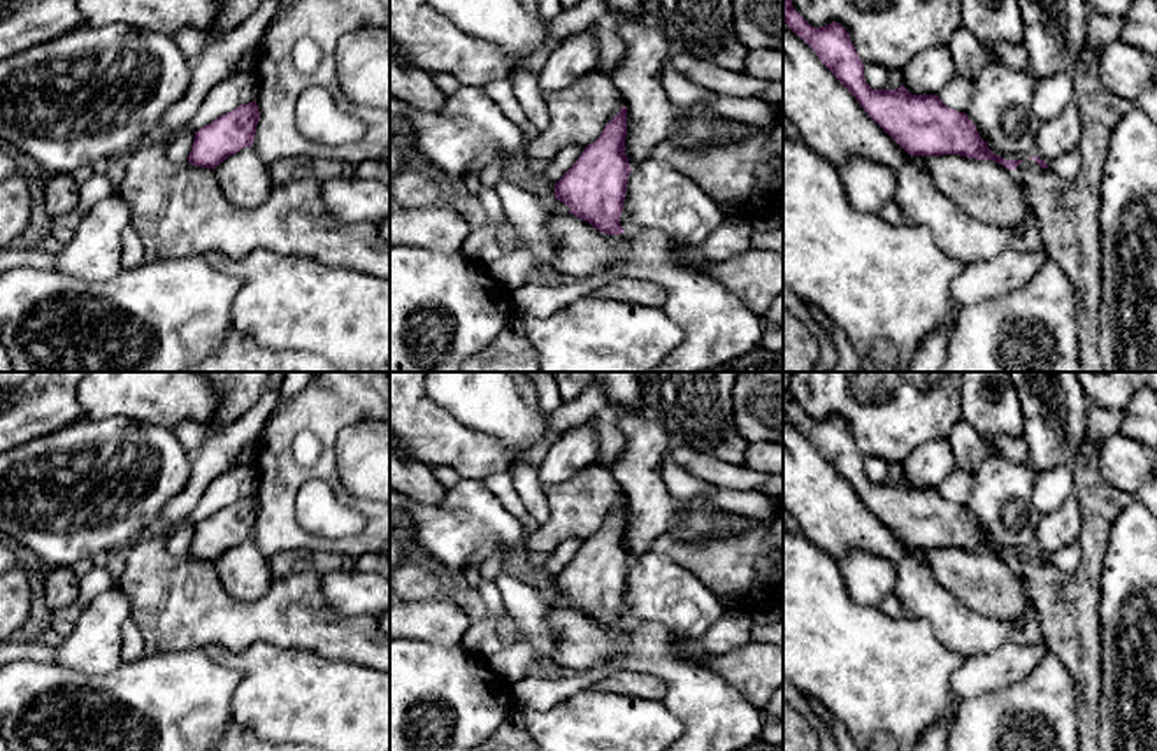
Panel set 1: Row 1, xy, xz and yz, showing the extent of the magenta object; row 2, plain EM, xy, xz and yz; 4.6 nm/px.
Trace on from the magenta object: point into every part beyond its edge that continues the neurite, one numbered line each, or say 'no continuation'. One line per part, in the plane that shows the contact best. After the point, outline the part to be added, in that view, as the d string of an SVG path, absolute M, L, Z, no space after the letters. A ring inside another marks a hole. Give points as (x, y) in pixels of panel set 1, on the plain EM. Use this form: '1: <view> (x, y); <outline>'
1: yz (831, 514); M785 412L783 507L795 518L801 533L836 560L859 549L897 563L913 551L945 590L981 616L1015 625L1032 607L1013 563L992 553L908 547Z

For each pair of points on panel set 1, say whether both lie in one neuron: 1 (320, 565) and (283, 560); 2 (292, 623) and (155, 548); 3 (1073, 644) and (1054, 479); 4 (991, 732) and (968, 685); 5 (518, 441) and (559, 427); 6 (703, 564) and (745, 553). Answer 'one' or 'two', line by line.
1: one
2: one
3: two
4: two
5: two
6: one

